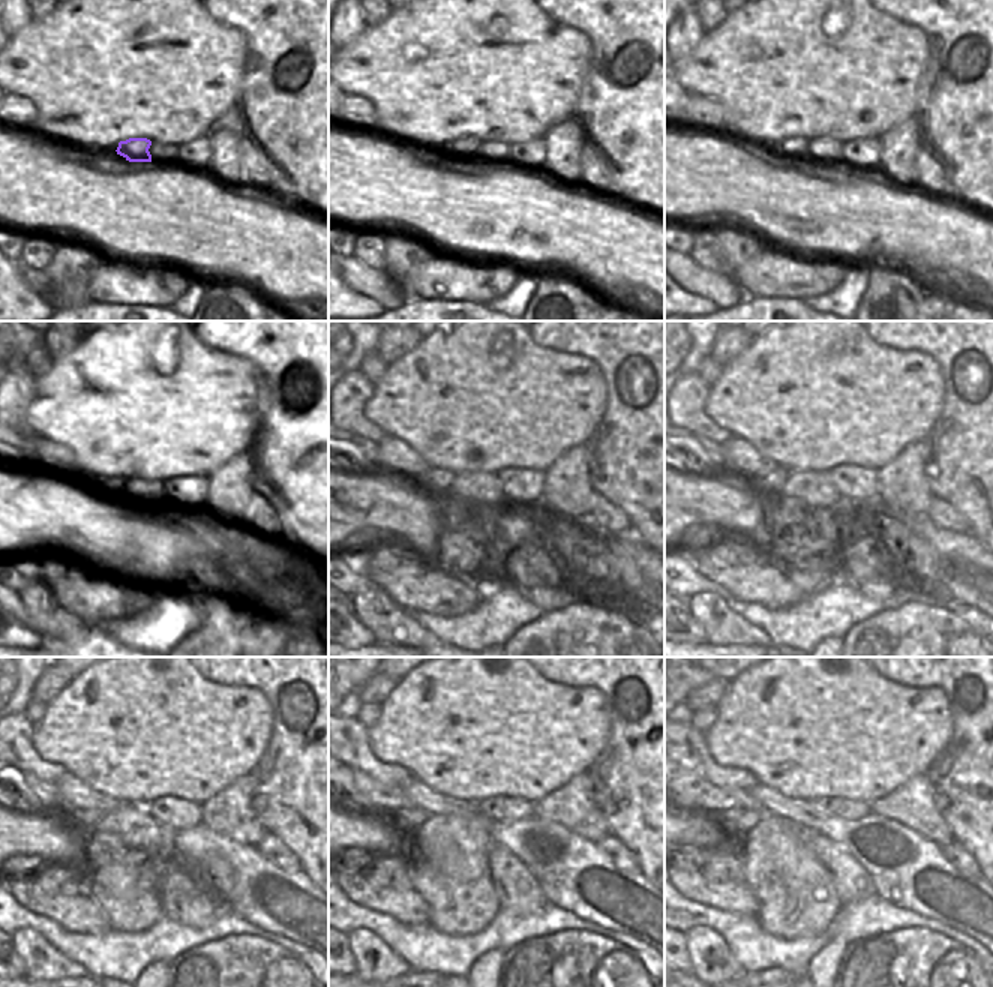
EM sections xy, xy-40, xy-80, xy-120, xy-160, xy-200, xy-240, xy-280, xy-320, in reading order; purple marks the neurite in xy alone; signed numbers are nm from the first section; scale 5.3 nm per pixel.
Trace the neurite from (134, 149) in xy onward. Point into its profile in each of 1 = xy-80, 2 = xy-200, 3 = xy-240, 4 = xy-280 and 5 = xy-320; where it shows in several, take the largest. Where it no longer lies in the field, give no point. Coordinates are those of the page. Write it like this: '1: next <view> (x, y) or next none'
1: next xy-80 (791, 146)
2: next xy-200 (771, 483)
3: next xy-240 (86, 819)
4: next xy-280 (410, 818)
5: next xy-320 (738, 821)

